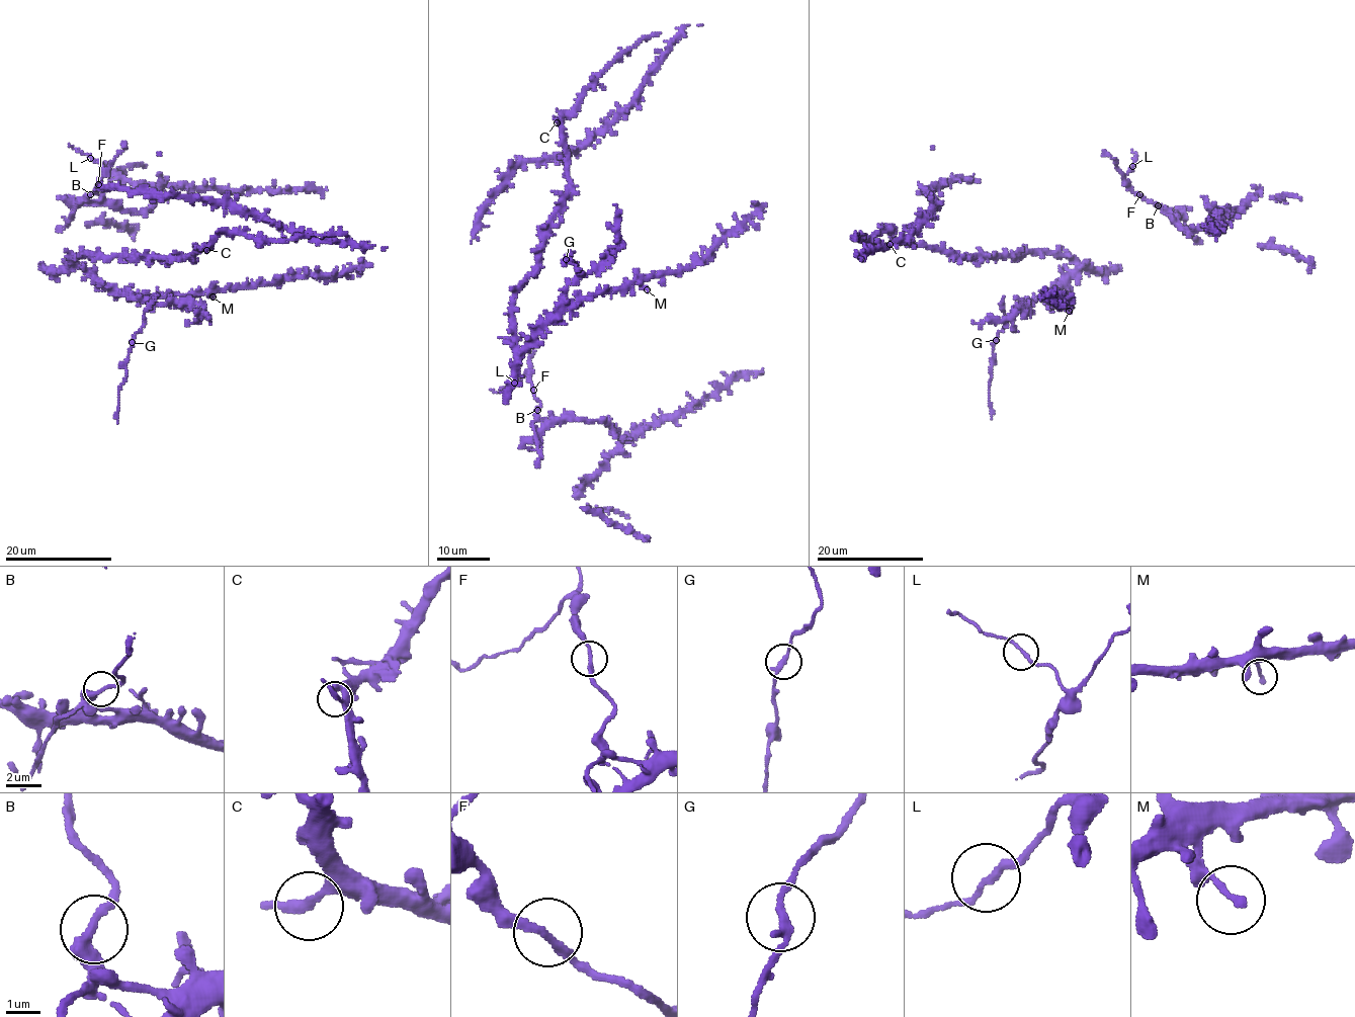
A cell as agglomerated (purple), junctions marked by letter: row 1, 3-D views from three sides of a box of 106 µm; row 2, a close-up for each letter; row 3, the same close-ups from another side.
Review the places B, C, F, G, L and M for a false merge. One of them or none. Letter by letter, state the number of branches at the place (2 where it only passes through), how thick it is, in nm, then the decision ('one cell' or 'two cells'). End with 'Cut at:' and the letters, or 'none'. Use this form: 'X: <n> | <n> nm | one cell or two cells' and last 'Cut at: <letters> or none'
B: 2 | 320 nm | one cell
C: 2 | 220 nm | one cell
F: 2 | 200 nm | one cell
G: 2 | 240 nm | one cell
L: 2 | 180 nm | one cell
M: 1 | 240 nm | one cell
Cut at: none

